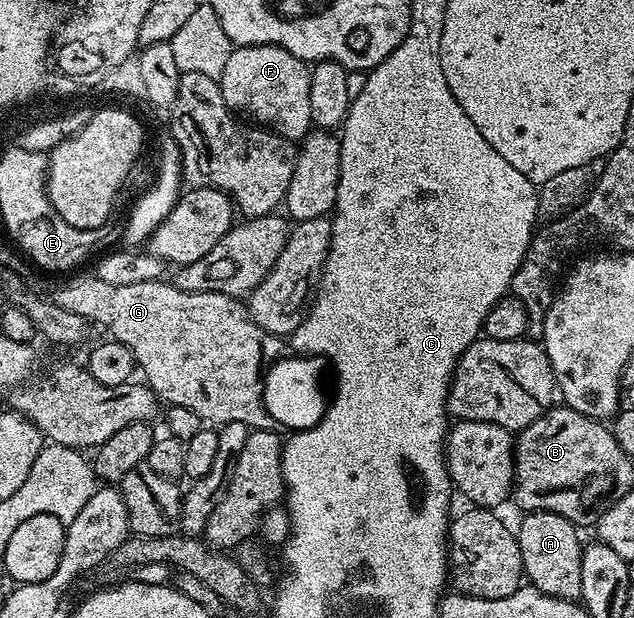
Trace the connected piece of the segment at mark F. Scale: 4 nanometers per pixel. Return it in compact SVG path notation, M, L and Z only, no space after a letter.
M262 44L259 47L232 49L218 82L227 108L239 114L249 114L256 123L268 126L287 140L302 141L312 129L310 67L283 47Z

